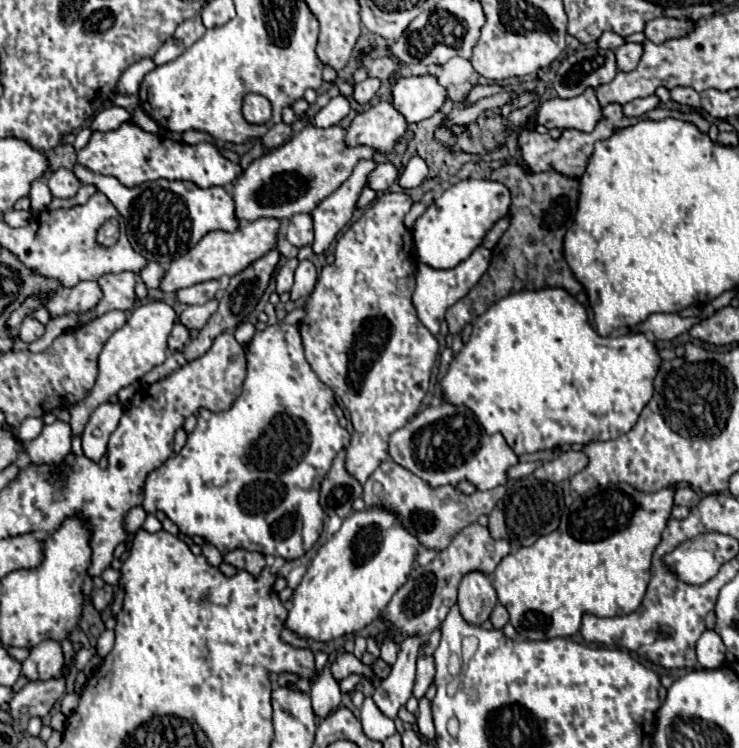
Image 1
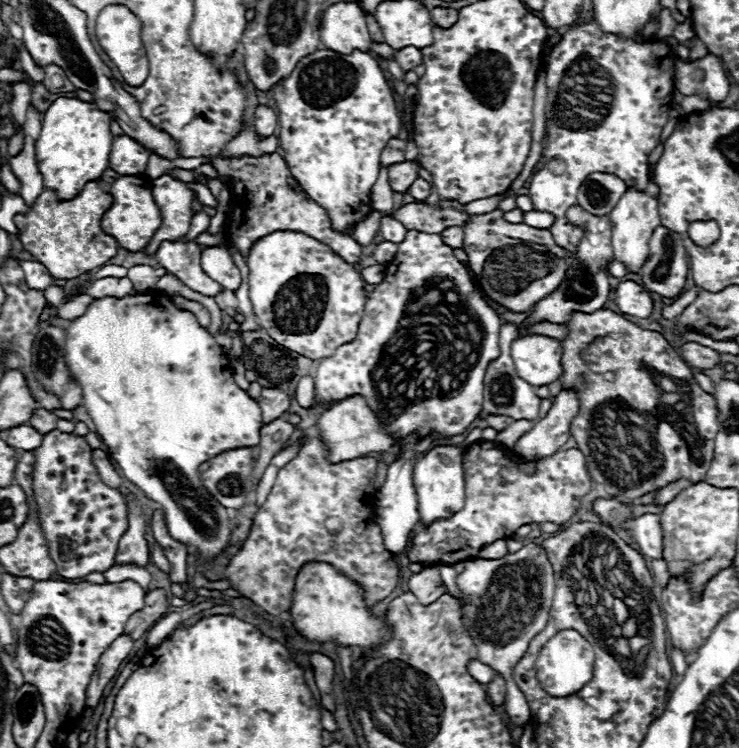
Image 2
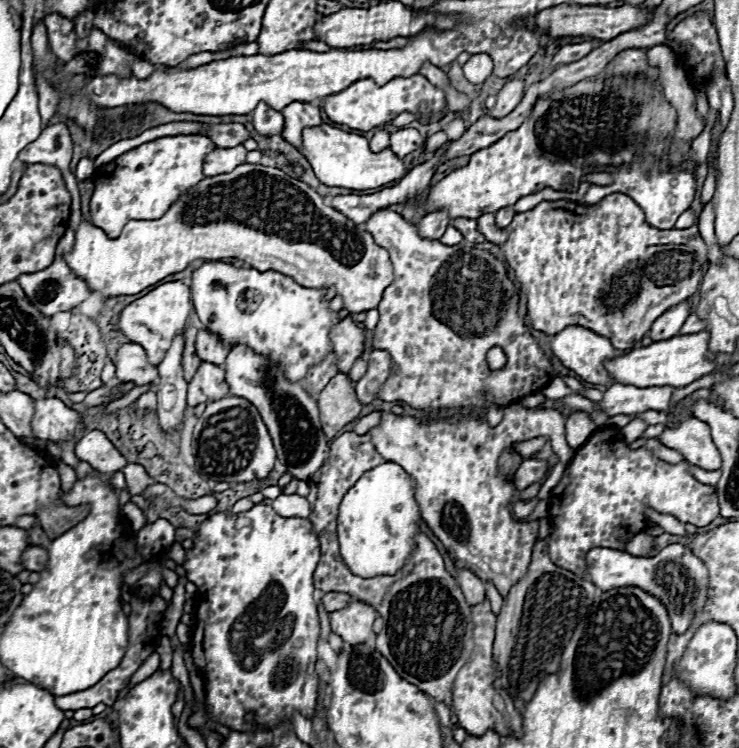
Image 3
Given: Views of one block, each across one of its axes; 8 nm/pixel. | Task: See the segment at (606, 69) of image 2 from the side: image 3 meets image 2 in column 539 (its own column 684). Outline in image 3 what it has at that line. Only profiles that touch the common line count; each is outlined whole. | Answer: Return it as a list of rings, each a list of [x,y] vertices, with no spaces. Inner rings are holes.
[[[638,160],[636,164],[624,164],[624,168],[616,168],[614,182],[610,186],[596,186],[592,184],[590,190],[584,196],[584,204],[598,204],[606,196],[620,192],[630,196],[646,214],[646,220],[650,226],[660,230],[670,230],[672,224],[676,224],[680,212],[688,210],[694,200],[694,172],[690,170],[670,170],[664,160]]]

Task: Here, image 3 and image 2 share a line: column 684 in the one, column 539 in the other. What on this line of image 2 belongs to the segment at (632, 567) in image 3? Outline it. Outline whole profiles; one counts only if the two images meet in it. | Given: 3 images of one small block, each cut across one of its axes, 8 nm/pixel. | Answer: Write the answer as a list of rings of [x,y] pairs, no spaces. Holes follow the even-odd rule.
[[[526,544],[522,550],[498,560],[472,558],[456,576],[456,586],[464,594],[458,598],[462,604],[462,624],[476,644],[478,660],[504,676],[508,692],[502,708],[512,724],[526,728],[530,722],[530,708],[524,694],[512,684],[512,668],[526,652],[532,636],[548,622],[548,608],[554,592],[554,570],[548,556],[538,544]]]

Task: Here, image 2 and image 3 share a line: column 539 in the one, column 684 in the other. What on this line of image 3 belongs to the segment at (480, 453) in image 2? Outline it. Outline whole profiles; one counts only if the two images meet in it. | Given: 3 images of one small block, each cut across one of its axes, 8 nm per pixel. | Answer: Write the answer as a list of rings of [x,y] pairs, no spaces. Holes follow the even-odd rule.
[[[602,426],[598,428],[586,444],[582,444],[574,458],[568,462],[562,480],[552,488],[550,492],[550,504],[548,504],[548,518],[550,518],[550,536],[548,536],[548,546],[550,546],[550,558],[556,566],[574,572],[576,576],[588,580],[588,566],[586,566],[586,552],[598,546],[608,546],[616,550],[626,550],[626,544],[652,526],[652,522],[644,516],[644,508],[652,508],[660,514],[670,514],[676,520],[684,524],[694,524],[694,526],[706,526],[710,524],[718,514],[720,508],[716,504],[716,488],[700,484],[696,478],[688,474],[688,462],[680,464],[668,464],[646,448],[630,450],[628,444],[624,442],[620,430]]]

